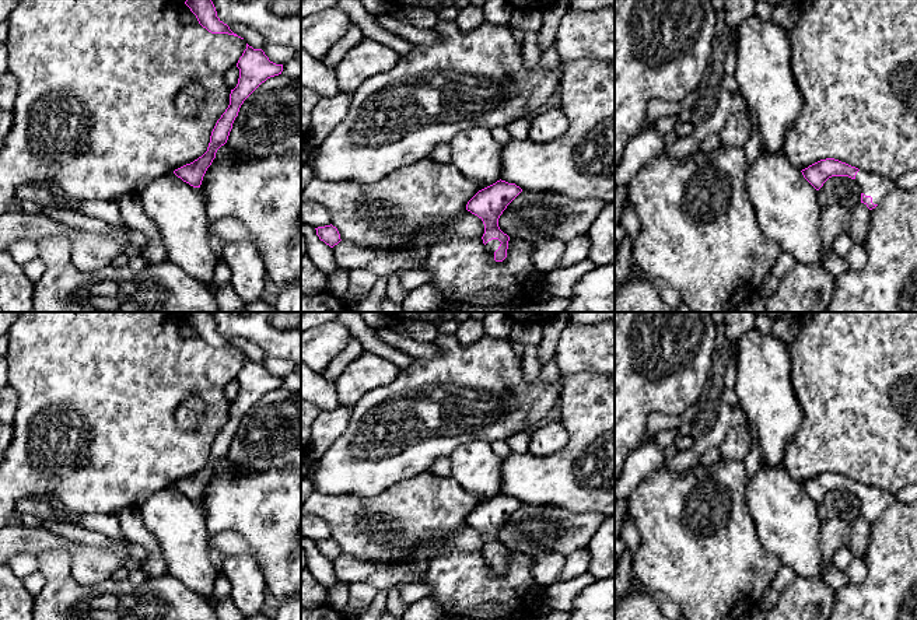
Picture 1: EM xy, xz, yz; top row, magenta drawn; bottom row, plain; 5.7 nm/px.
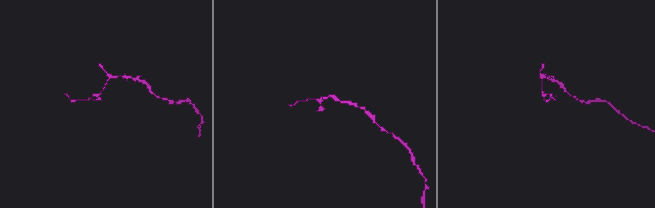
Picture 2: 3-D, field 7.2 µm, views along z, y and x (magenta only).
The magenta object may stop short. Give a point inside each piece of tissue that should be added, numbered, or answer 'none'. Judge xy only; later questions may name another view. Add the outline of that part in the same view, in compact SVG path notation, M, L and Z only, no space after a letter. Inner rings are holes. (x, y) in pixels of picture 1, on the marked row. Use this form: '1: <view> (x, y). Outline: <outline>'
none

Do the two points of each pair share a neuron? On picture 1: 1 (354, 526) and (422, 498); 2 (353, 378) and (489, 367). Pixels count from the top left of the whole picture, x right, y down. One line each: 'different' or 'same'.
1: same
2: different

